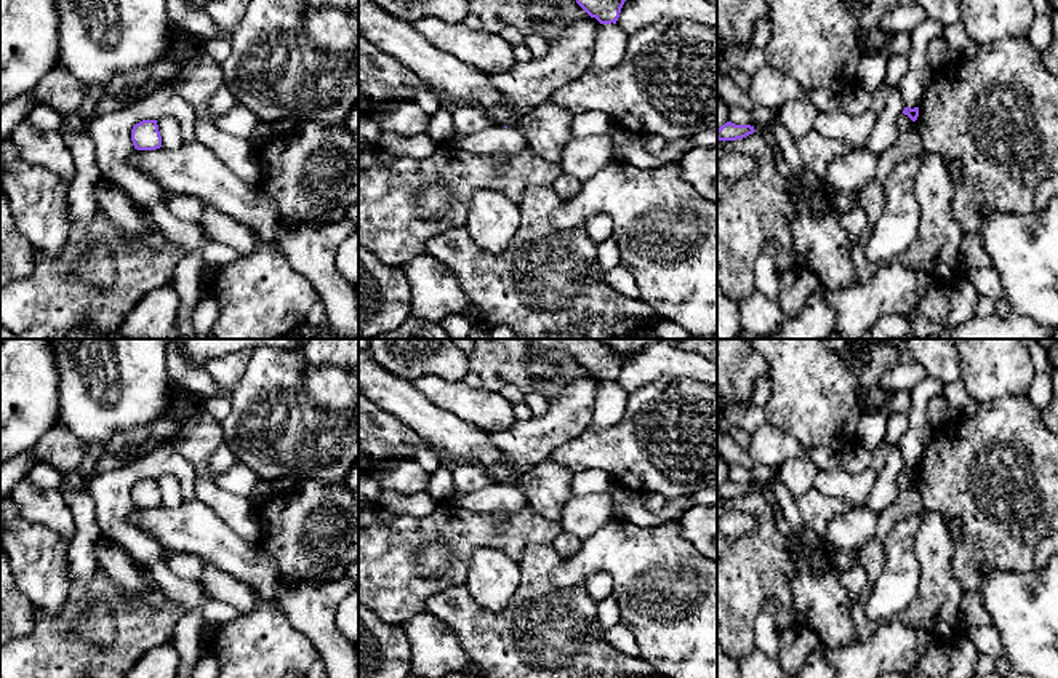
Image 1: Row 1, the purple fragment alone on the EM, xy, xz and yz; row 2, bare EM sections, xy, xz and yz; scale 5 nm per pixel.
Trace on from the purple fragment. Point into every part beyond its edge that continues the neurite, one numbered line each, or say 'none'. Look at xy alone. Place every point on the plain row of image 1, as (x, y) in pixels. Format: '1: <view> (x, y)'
none

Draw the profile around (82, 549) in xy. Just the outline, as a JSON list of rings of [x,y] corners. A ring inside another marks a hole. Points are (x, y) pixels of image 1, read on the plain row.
[[[62,475],[59,489],[77,528],[67,548],[69,571],[78,585],[91,587],[98,569],[96,542],[102,537],[96,521],[94,501],[85,488],[72,489],[66,475]]]

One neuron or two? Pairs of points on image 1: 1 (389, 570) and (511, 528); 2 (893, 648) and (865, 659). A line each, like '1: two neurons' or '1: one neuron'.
1: one neuron
2: one neuron

